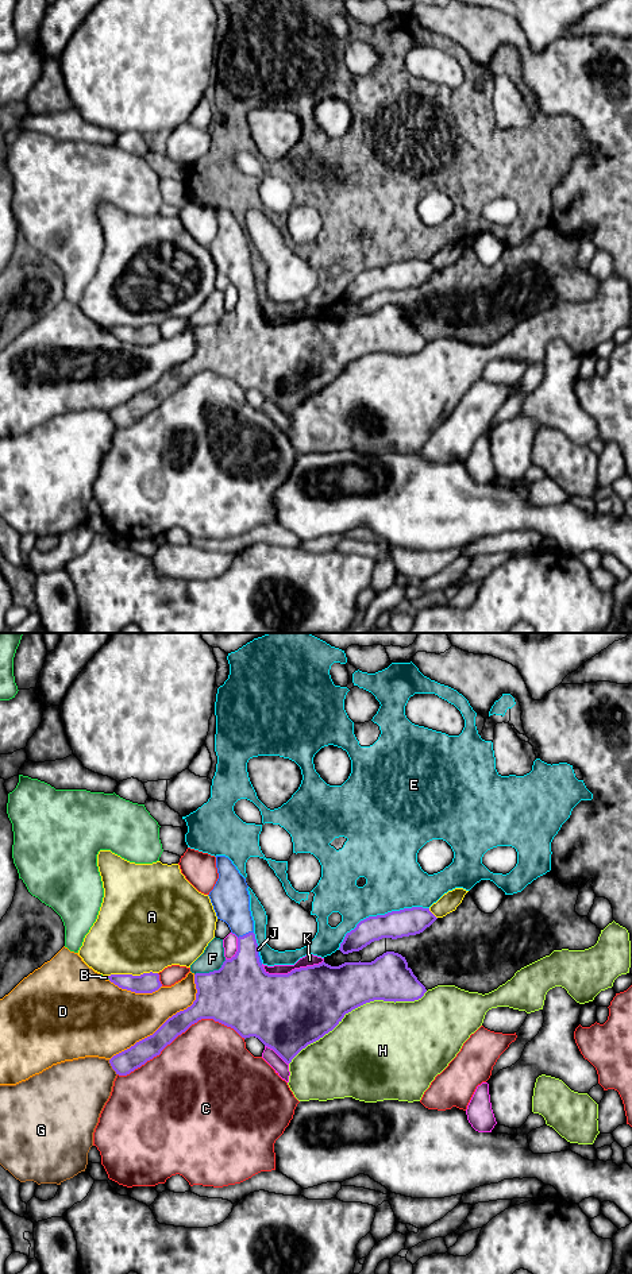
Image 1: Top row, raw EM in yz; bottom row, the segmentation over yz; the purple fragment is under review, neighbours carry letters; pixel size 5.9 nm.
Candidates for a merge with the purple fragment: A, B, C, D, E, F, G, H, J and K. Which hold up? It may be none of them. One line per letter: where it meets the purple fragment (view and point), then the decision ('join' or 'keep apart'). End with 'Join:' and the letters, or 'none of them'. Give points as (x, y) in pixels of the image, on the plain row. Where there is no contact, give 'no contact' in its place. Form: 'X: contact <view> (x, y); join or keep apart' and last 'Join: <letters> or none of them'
A: contact yz (131, 327); keep apart
B: contact yz (108, 329); keep apart
C: contact yz (181, 385); keep apart
D: contact yz (166, 373); keep apart
E: contact yz (380, 267); keep apart
F: contact yz (211, 324); join
G: contact yz (112, 420); keep apart
H: contact yz (357, 359); keep apart
J: contact yz (245, 288); join
K: contact yz (292, 323); keep apart
Join: F, J

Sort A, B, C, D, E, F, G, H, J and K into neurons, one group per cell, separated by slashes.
A / B / C / D / E / F J / G / H / K

